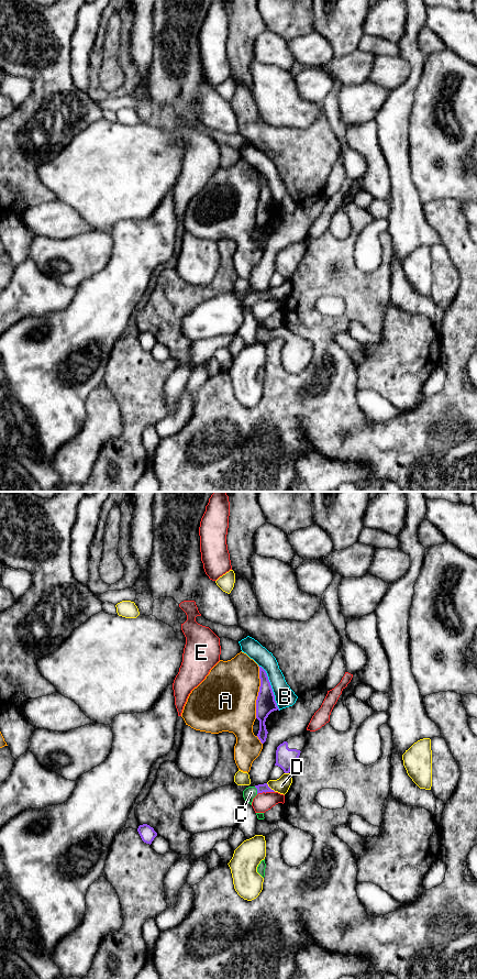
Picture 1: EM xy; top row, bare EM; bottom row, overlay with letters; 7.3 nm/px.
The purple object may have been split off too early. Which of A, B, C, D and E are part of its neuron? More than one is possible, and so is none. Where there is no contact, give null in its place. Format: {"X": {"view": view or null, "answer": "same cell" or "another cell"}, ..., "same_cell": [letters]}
{"A": {"view": "xy", "answer": "another cell"}, "B": {"view": "xy", "answer": "another cell"}, "C": {"view": "xy", "answer": "same cell"}, "D": {"view": "xy", "answer": "another cell"}, "E": {"view": "xy", "answer": "another cell"}, "same_cell": ["C"]}

